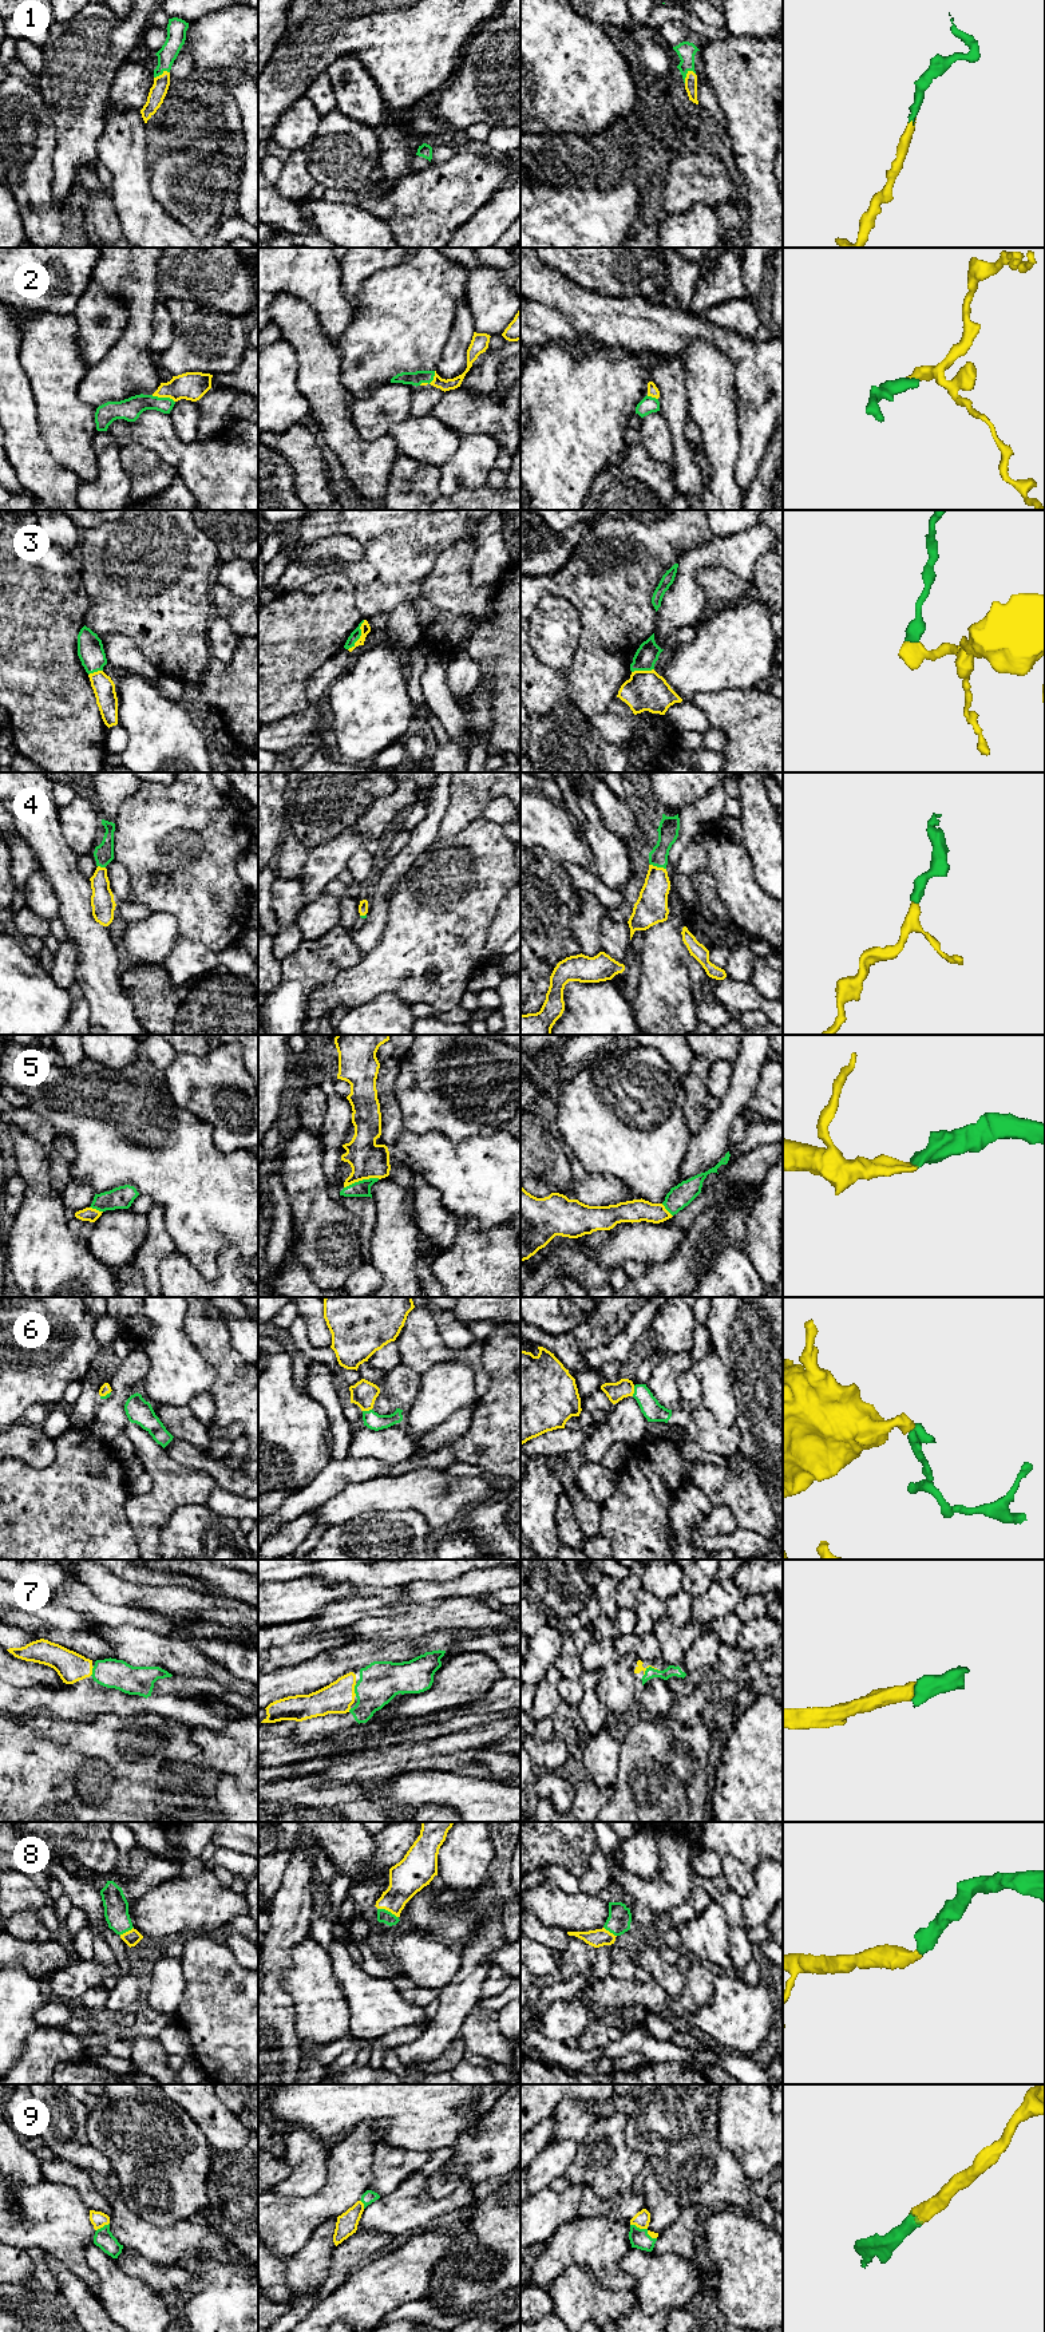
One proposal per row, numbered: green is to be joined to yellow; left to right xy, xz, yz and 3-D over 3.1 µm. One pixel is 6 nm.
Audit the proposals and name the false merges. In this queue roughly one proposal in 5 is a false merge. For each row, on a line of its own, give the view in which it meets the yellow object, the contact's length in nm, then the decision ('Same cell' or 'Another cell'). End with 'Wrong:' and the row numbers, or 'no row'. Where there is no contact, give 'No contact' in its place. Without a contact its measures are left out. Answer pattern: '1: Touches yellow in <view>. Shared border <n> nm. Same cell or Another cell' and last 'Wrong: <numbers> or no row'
1: Touches yellow in yz. Shared border 90 nm. Same cell
2: Touches yellow in xy. Shared border 150 nm. Same cell
3: Touches yellow in xz. Shared border 200 nm. Another cell
4: Touches yellow in yz. Shared border 100 nm. Same cell
5: Touches yellow in xz. Shared border 220 nm. Same cell
6: Touches yellow in yz. Shared border 70 nm. Same cell
7: Touches yellow in yz. Shared border 100 nm. Same cell
8: Touches yellow in xz. Shared border 140 nm. Same cell
9: Touches yellow in yz. Shared border 180 nm. Same cell
Wrong: 3

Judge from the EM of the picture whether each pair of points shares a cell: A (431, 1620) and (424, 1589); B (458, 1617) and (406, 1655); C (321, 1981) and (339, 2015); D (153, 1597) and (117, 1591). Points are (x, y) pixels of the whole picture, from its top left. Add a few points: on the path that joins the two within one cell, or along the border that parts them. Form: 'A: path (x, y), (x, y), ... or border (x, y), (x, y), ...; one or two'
A: border (458, 1596), (444, 1599), (434, 1605), (418, 1608); two
B: border (474, 1629), (434, 1629), (412, 1639); two
C: path (321, 1989), (321, 1997), (331, 2007); one
D: path (143, 1597), (126, 1595); one

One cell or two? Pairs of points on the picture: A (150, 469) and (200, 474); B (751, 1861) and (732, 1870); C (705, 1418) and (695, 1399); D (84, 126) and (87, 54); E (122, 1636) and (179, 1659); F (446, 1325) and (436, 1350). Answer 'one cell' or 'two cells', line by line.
A: two cells
B: two cells
C: two cells
D: one cell
E: one cell
F: two cells

